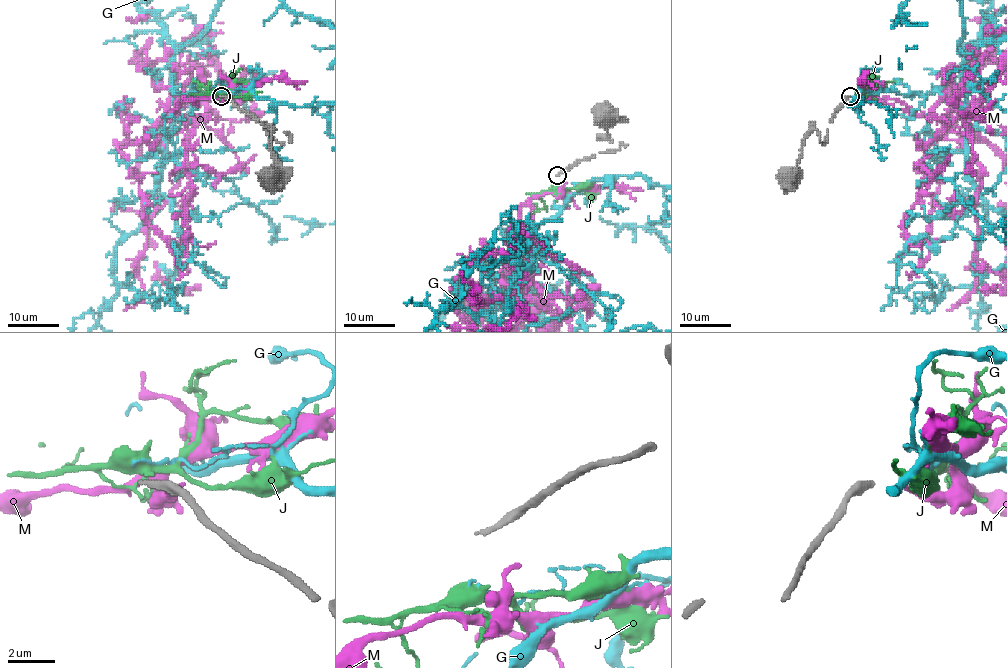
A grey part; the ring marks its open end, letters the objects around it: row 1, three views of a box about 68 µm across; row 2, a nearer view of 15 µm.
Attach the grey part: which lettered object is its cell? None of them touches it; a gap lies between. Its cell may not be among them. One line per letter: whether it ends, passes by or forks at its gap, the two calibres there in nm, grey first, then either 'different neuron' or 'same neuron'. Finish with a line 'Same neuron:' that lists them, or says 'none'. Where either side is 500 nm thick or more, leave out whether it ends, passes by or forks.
G: it ends there; 280 nm thick on the grey side, 120 nm on the other; different neuron
J: it forks there; 280 nm thick on the grey side, 320 nm on the other; same neuron
M: it ends there; 280 nm thick on the grey side, 280 nm on the other; different neuron
Same neuron: J

